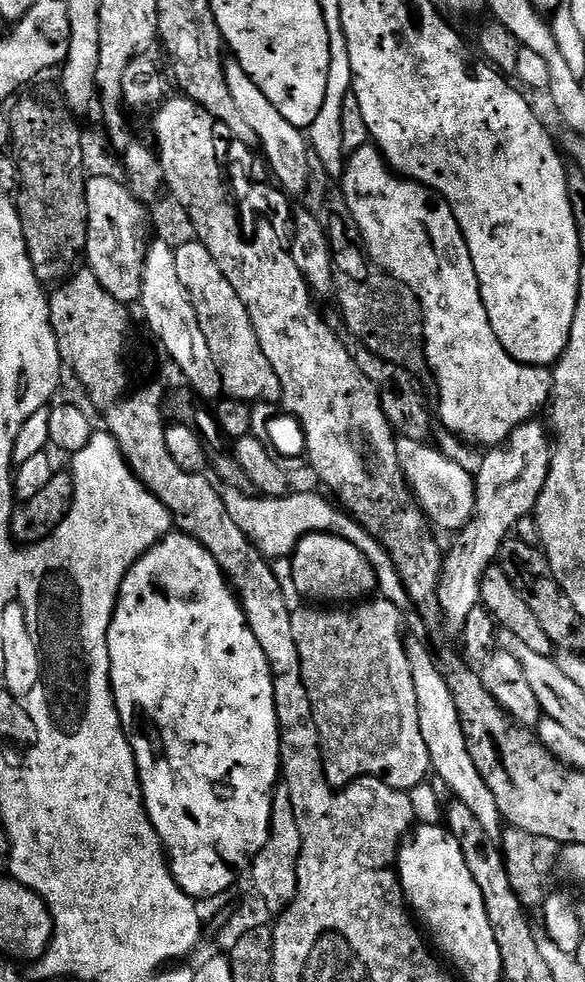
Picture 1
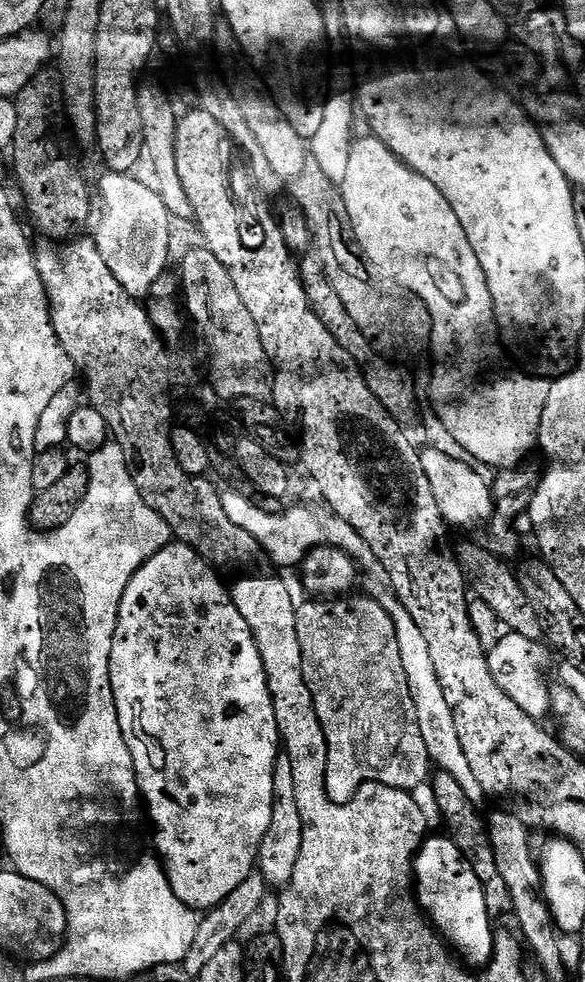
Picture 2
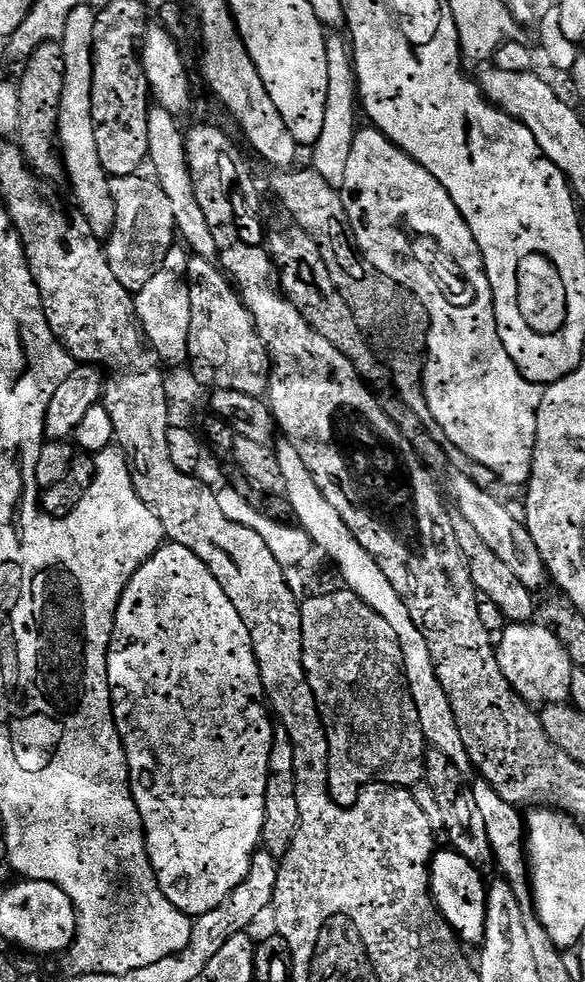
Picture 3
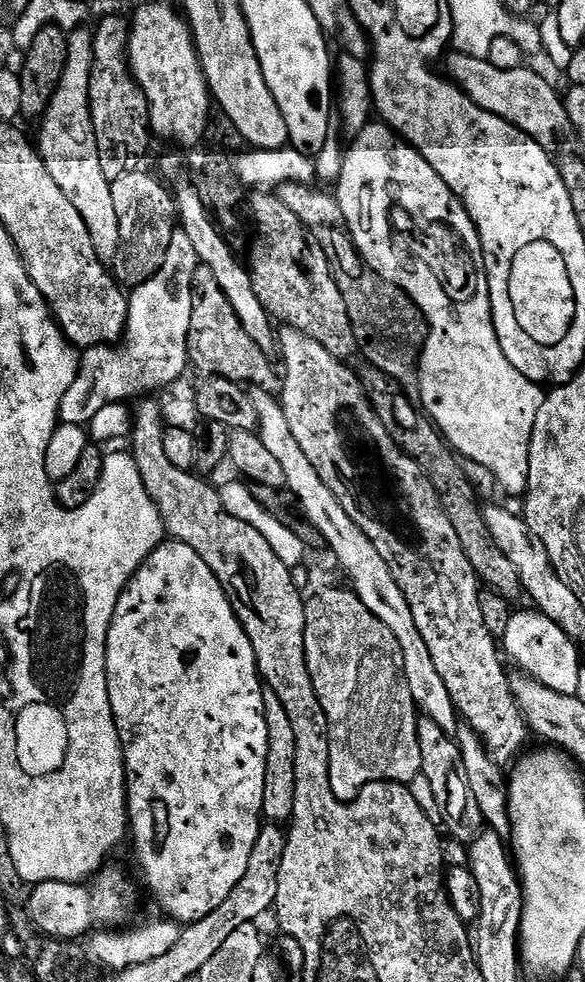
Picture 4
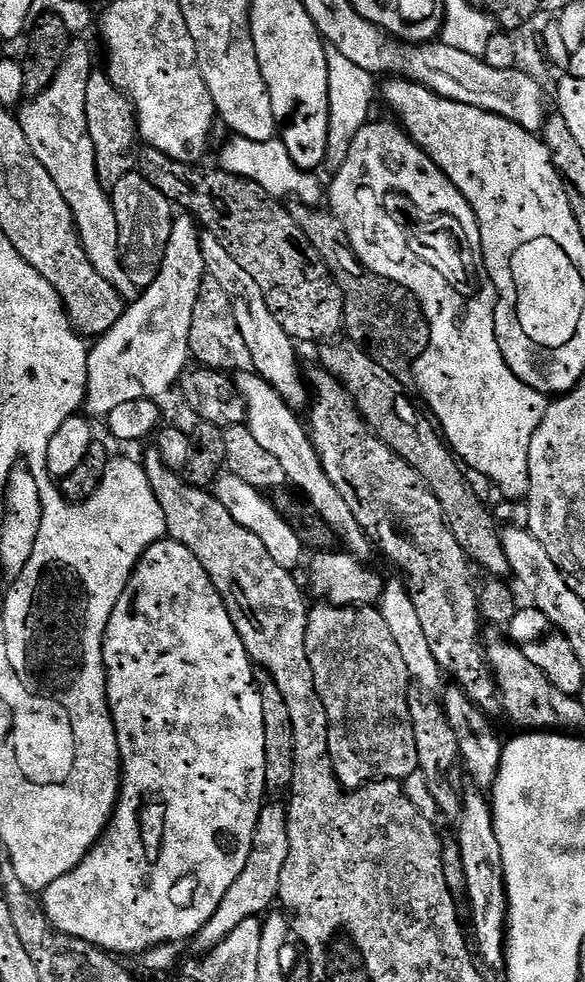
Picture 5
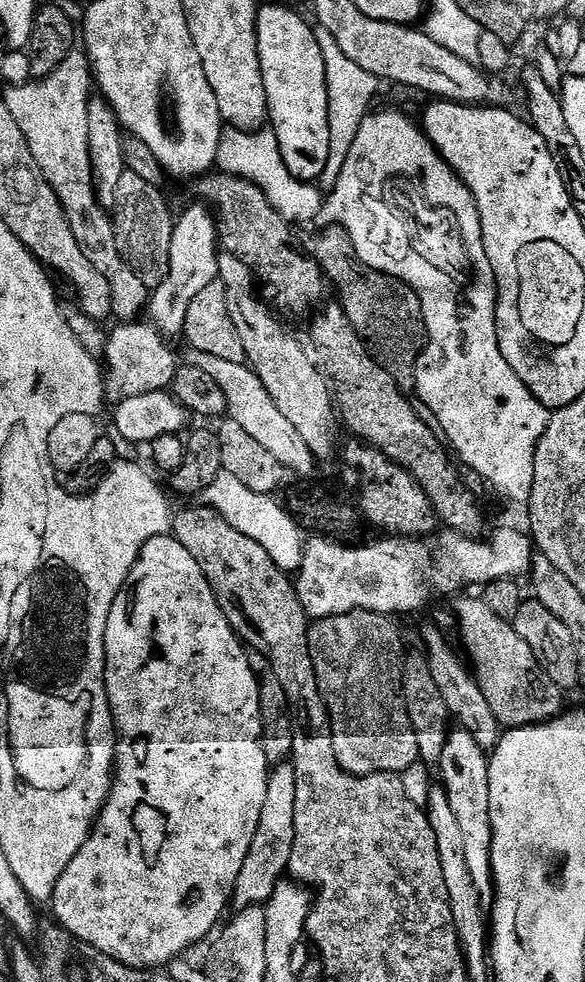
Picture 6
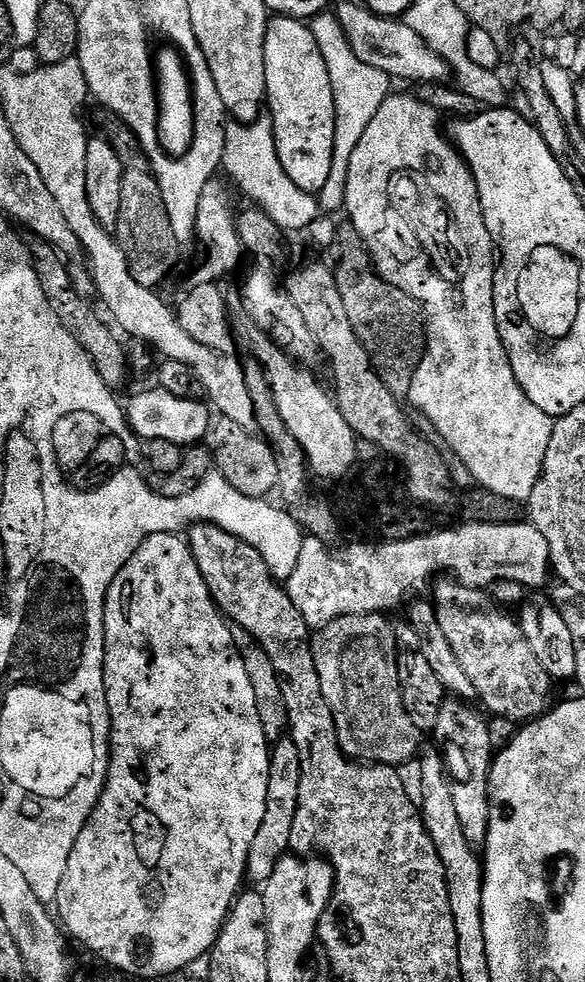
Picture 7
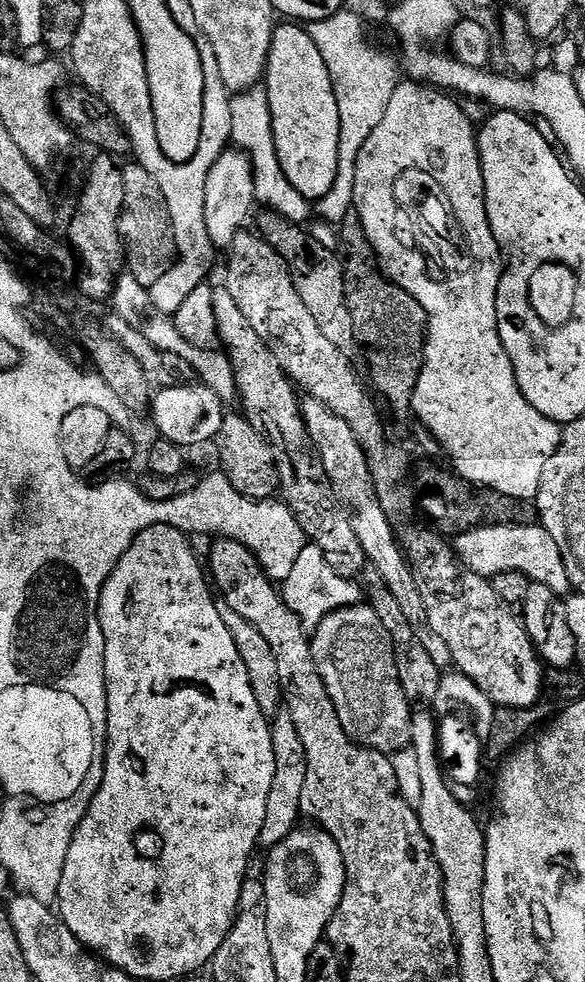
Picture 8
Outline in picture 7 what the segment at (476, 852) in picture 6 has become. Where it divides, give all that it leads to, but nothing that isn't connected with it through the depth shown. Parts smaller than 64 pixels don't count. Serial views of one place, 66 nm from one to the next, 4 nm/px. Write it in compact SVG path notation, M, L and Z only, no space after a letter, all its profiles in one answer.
M445 699L442 710L438 714L438 722L436 723L435 735L440 735L448 744L457 744L464 751L464 760L468 763L468 772L472 777L465 784L459 782L452 785L452 797L454 798L454 807L458 814L458 822L462 822L462 830L466 833L466 838L472 844L473 848L483 849L486 838L488 837L488 823L490 822L490 802L488 801L488 772L492 769L492 761L494 759L494 745L490 738L490 730L488 729L489 721L483 720L476 712L471 712L471 707L465 706L459 699Z

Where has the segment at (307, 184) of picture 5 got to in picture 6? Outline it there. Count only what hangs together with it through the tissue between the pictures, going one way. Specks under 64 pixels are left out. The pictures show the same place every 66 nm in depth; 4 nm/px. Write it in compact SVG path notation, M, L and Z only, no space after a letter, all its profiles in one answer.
M225 127L220 133L215 167L231 176L241 176L243 180L249 180L254 186L258 186L258 190L266 194L270 206L274 206L274 210L278 210L278 214L282 214L282 218L293 226L308 224L322 216L325 211L325 193L320 193L315 183L294 178L294 174L286 170L278 138L271 130L243 132L237 128Z

